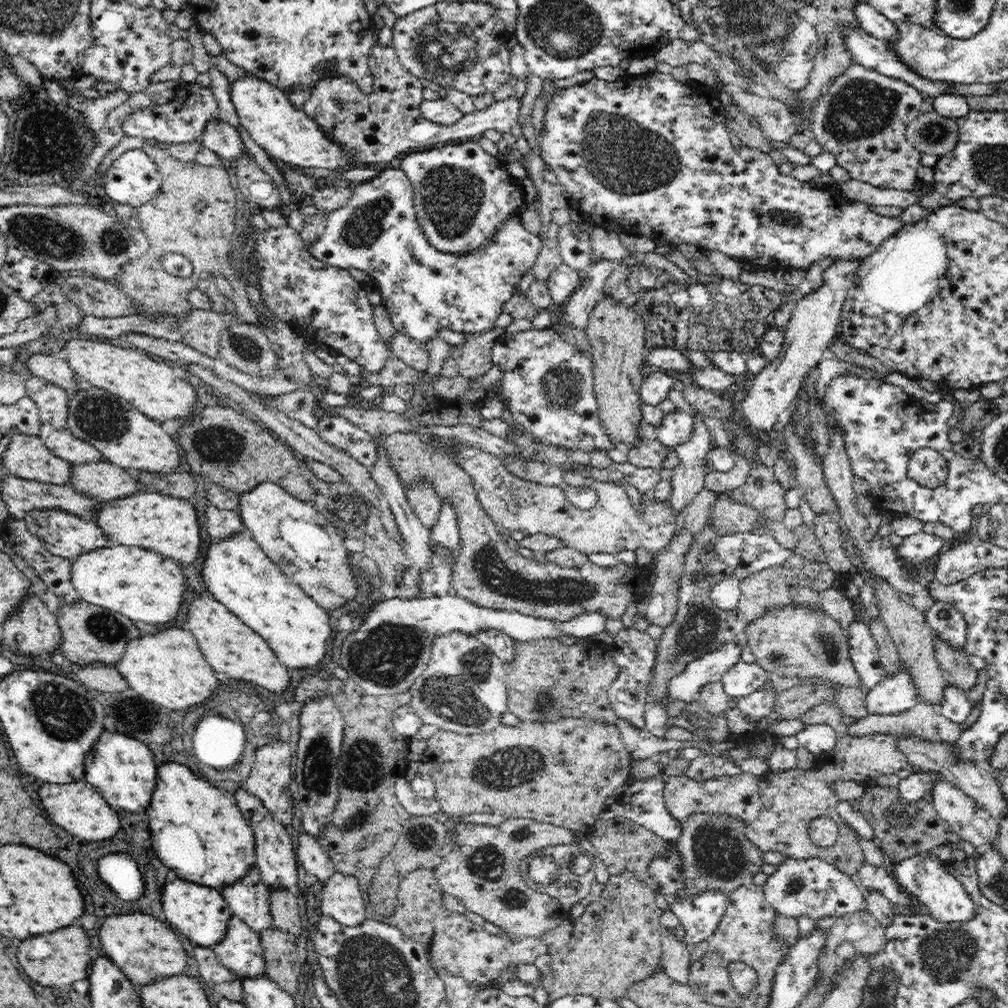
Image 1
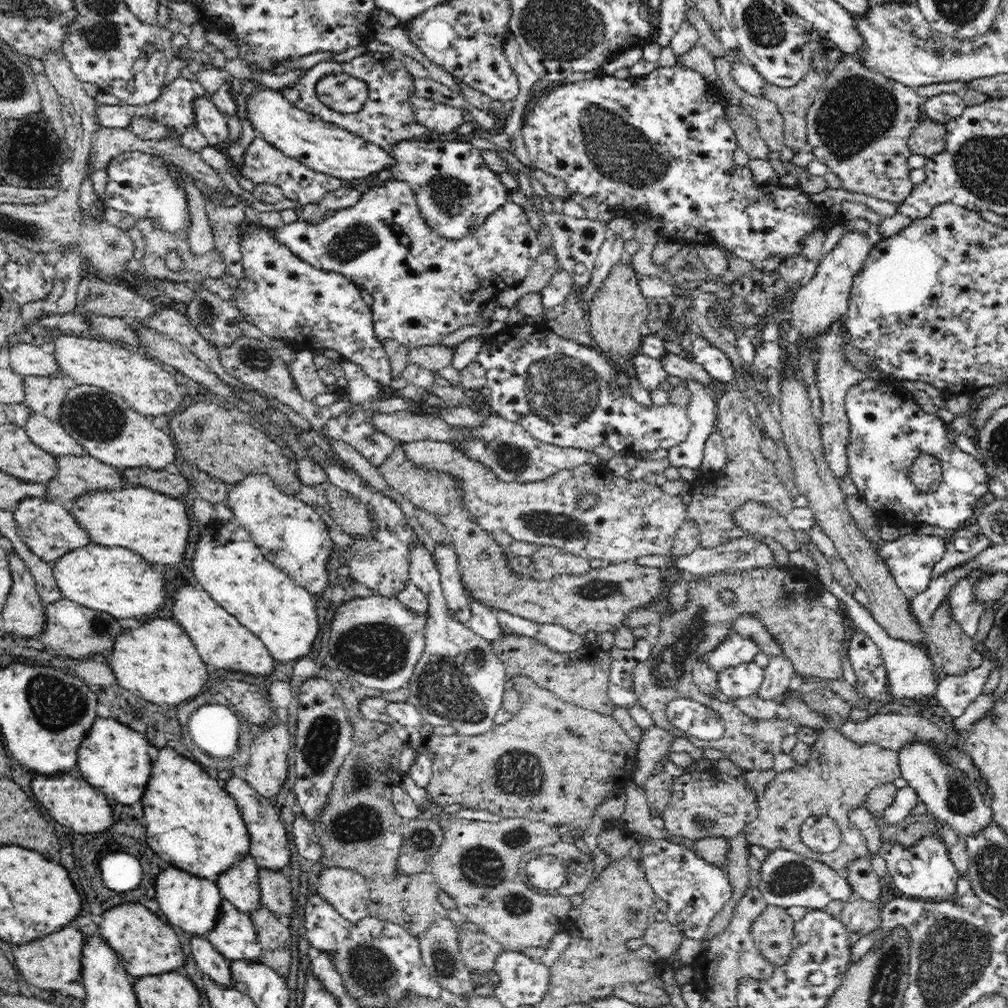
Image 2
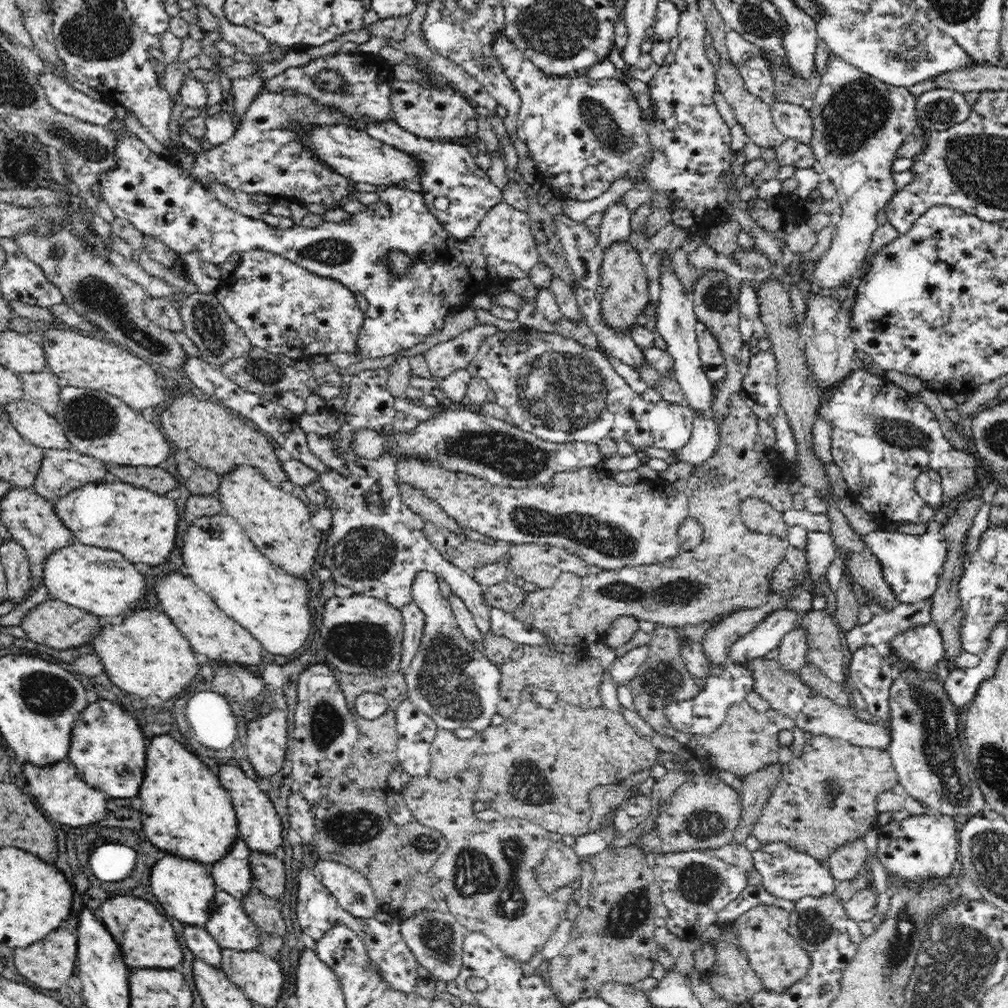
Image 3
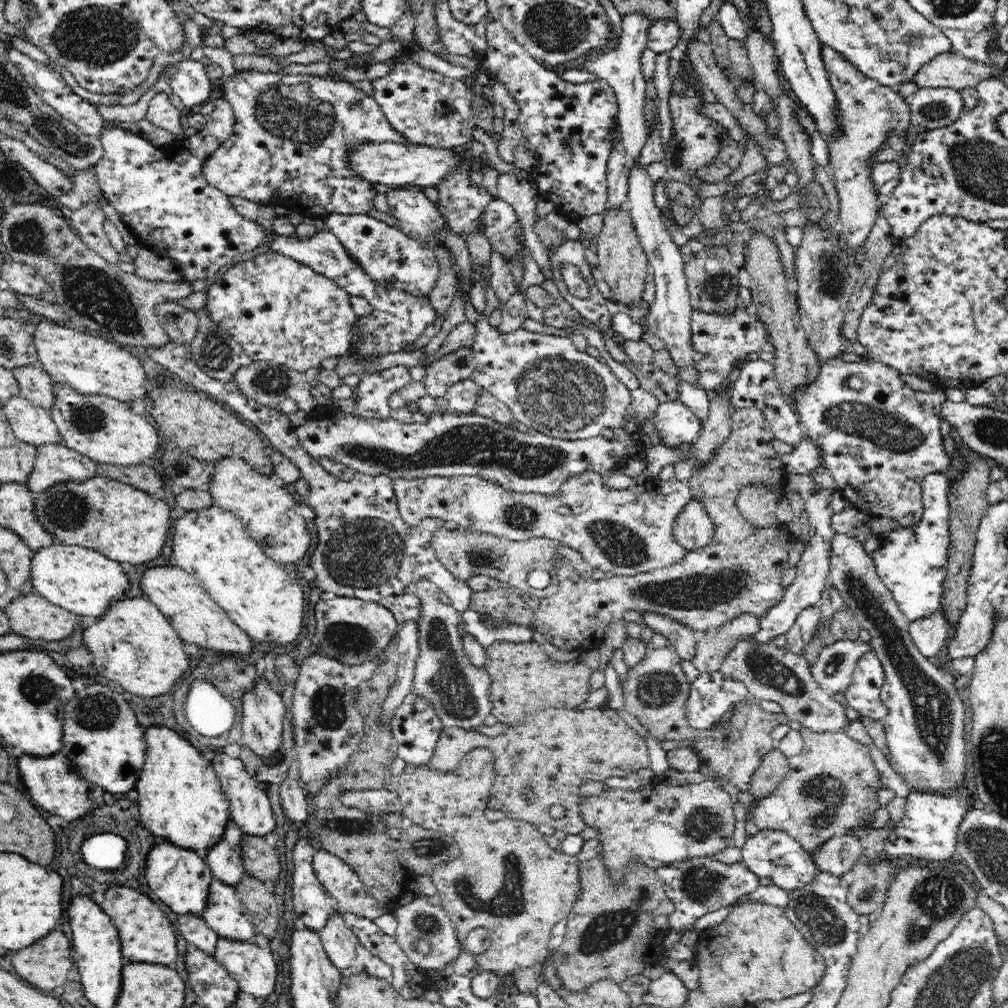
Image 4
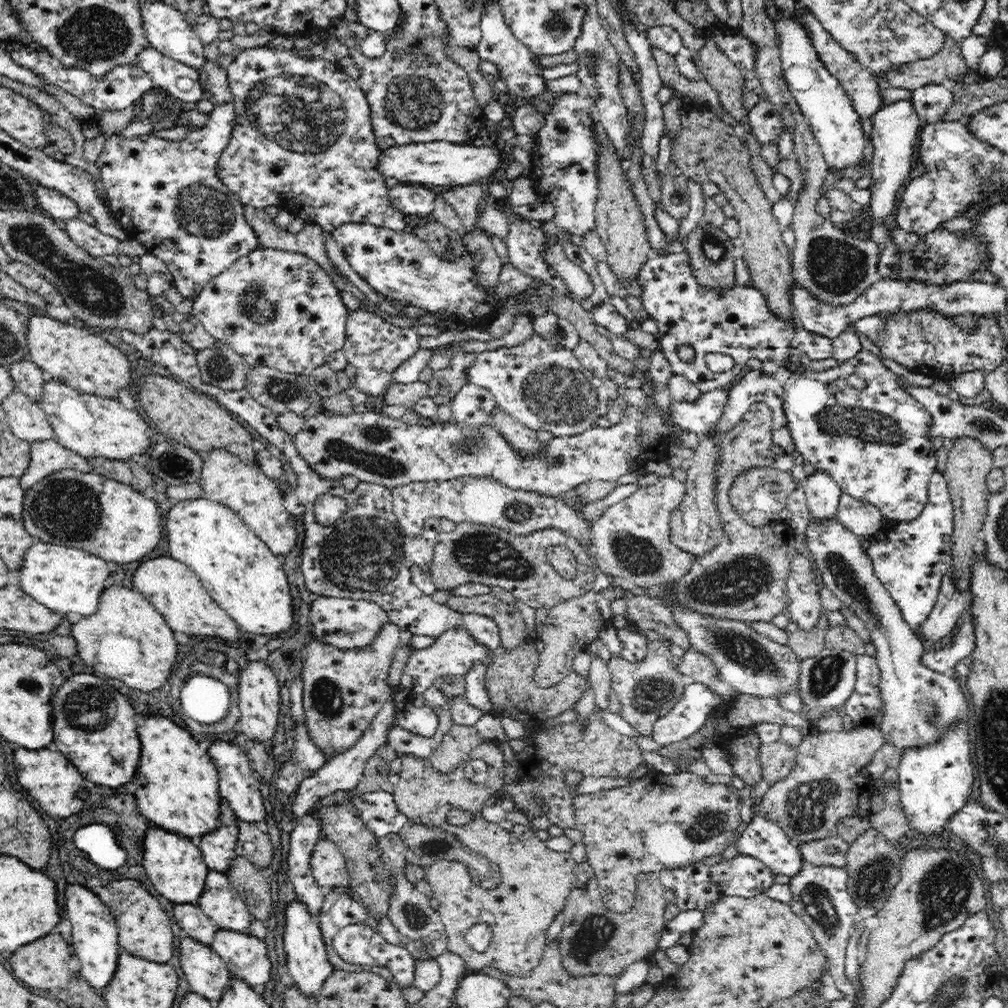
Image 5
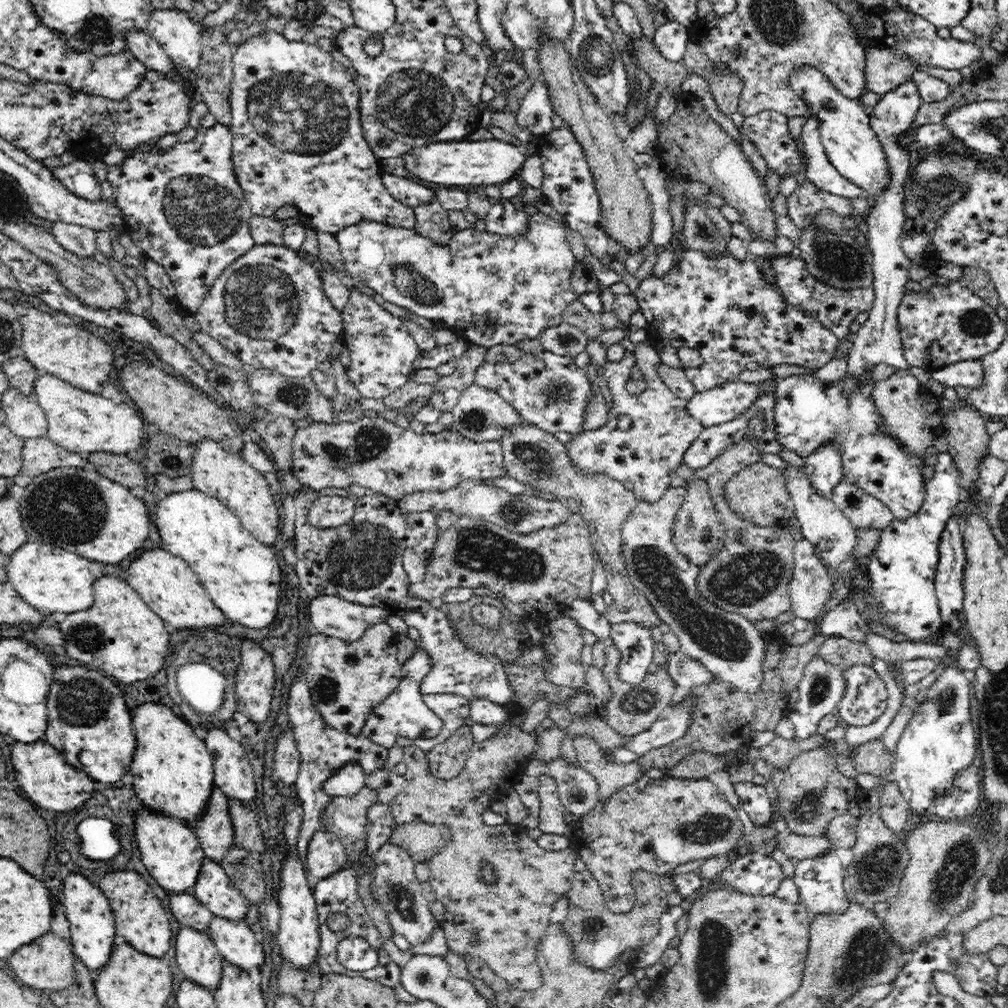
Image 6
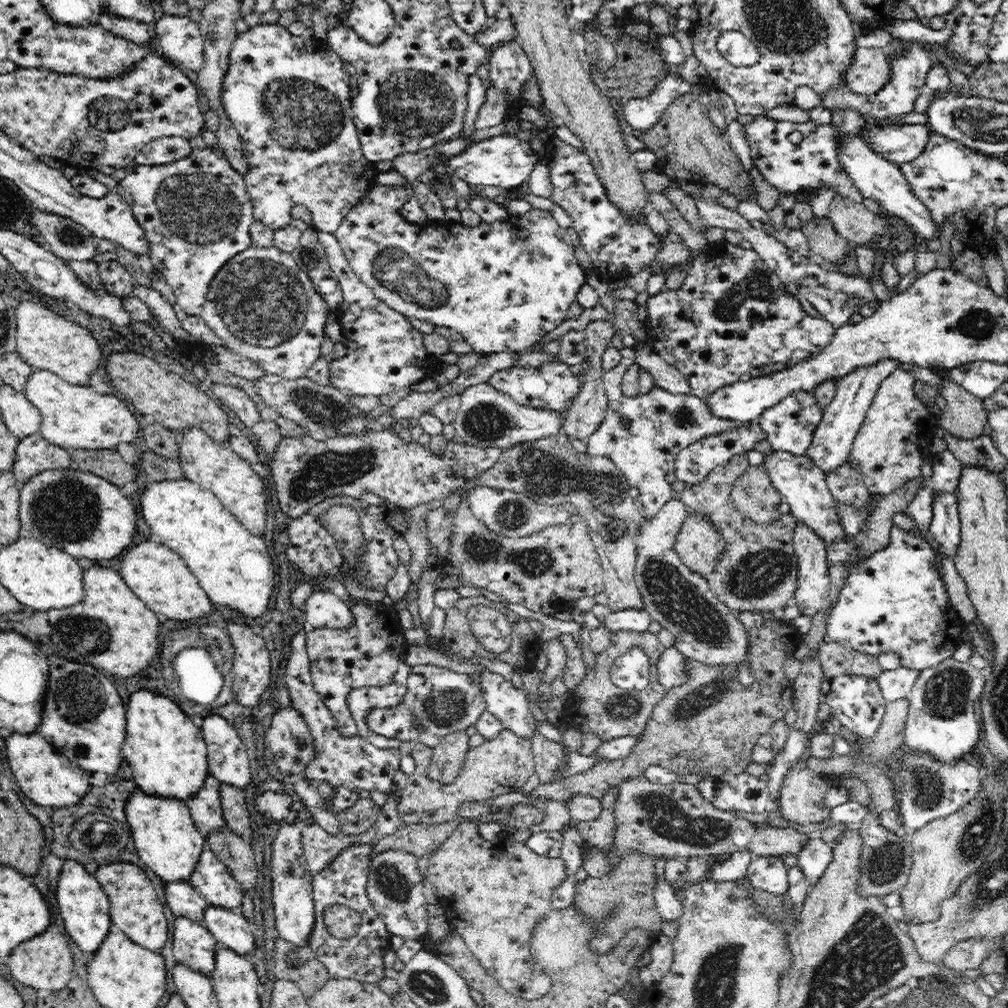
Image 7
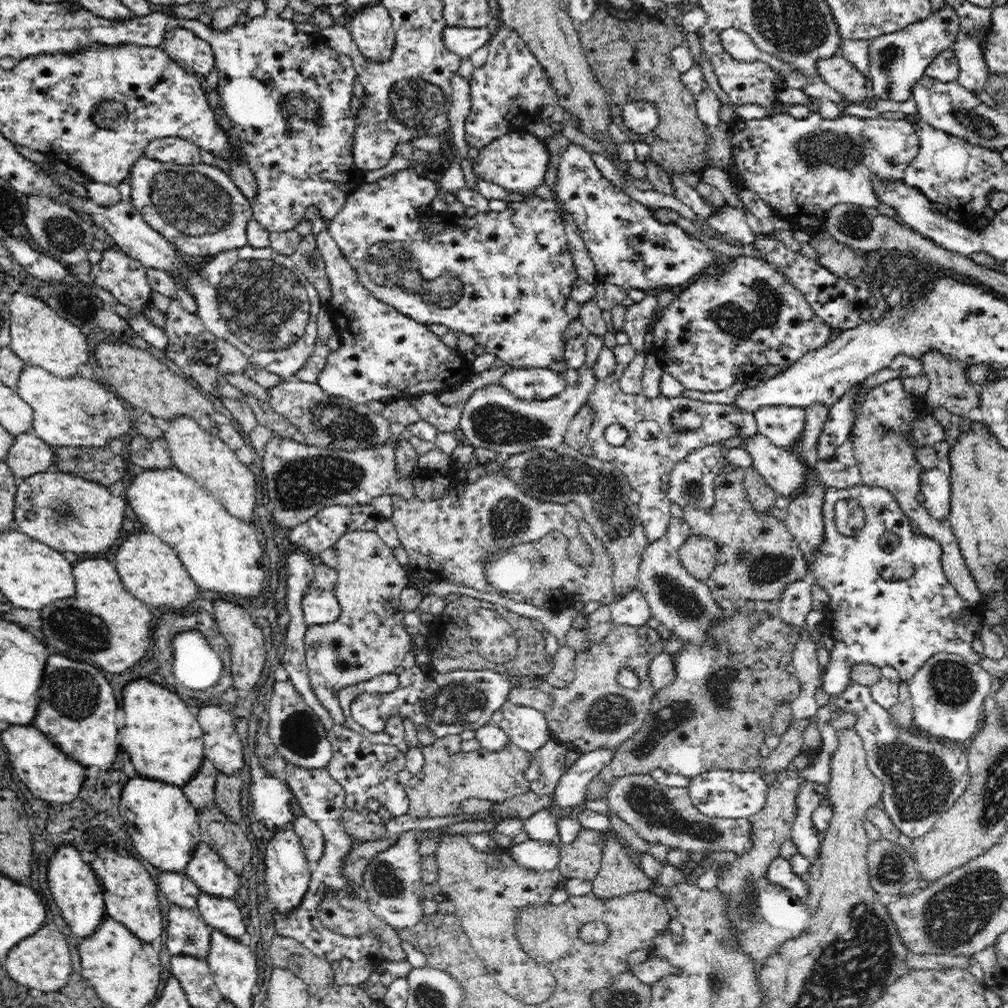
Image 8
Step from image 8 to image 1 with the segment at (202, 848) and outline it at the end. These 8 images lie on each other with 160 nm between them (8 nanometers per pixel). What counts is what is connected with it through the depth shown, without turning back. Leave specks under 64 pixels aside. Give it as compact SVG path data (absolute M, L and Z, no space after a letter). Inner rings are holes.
M238 917L231 918L225 939L212 947L216 959L240 980L265 976L265 961L260 935Z

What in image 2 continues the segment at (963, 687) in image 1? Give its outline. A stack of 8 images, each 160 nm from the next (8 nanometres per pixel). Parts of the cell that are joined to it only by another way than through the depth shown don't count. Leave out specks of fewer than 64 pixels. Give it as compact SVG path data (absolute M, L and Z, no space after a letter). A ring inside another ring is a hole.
M945 604L933 613L934 624L927 629L932 656L940 657L942 669L947 676L966 676L972 672L970 656L973 640L967 638L961 628L949 619Z

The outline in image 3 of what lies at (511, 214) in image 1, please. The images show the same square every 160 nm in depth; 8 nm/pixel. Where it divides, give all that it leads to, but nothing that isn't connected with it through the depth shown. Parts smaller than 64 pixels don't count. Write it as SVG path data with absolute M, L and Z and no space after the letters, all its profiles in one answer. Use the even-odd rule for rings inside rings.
M383 124L382 127L372 127L368 128L368 130L364 130L367 132L368 135L372 136L374 139L383 141L385 144L392 146L395 150L400 150L400 152L404 152L408 154L416 163L417 163L417 173L416 179L420 183L420 194L423 197L424 203L428 208L430 214L432 214L432 218L436 219L436 222L440 223L440 226L444 227L445 231L448 231L451 236L459 237L460 240L464 239L473 234L474 229L479 225L479 222L484 218L494 206L504 202L504 194L503 190L500 190L498 186L495 186L488 177L488 172L484 172L478 164L476 164L476 160L472 154L470 154L470 150L468 150L468 146L463 146L462 144L457 144L453 140L443 140L443 141L434 141L434 140L427 140L423 137L416 136L415 133L410 133L402 129L398 124Z

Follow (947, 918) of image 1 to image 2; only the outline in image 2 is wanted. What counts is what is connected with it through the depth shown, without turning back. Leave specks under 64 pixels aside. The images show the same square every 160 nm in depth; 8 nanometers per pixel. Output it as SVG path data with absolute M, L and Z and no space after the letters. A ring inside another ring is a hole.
M928 837L905 849L884 842L879 849L879 854L886 861L895 888L907 897L930 899L936 904L949 904L953 908L962 908L963 901L960 899L957 883L959 874L942 840Z

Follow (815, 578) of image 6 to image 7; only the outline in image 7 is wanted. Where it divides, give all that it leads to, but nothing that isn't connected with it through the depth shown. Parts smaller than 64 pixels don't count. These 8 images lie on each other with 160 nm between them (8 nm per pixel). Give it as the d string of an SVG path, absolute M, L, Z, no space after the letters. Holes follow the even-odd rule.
M800 521L796 523L796 528L793 529L793 550L798 561L798 582L793 601L802 615L813 617L826 605L830 588L827 547L822 538L810 527Z

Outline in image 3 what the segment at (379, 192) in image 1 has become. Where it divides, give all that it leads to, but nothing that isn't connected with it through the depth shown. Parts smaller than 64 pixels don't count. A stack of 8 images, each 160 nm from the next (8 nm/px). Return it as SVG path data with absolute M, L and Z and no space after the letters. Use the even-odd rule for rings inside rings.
M124 140L124 144L120 144L115 166L99 177L99 183L102 196L114 216L129 220L138 230L155 236L180 254L195 246L201 250L204 261L218 265L230 256L230 252L260 248L280 253L309 272L332 277L355 294L363 294L369 307L365 312L359 344L364 356L370 358L388 356L422 344L428 336L434 336L444 328L444 322L452 312L468 308L476 295L486 295L490 289L504 288L512 280L527 278L540 262L530 217L527 212L513 208L505 201L484 215L473 234L462 240L451 236L432 218L420 193L395 186L388 186L380 192L378 202L368 204L362 212L348 214L340 220L324 220L312 228L294 224L280 229L264 223L262 219L251 219L223 206L205 188L194 183L182 167L152 153L141 140ZM400 255L404 255L406 261L404 270L399 270L395 262L394 256Z

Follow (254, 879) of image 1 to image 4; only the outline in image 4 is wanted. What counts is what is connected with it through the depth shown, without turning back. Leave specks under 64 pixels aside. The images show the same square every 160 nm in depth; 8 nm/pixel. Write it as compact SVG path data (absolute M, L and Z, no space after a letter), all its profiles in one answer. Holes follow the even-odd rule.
M230 820L224 836L223 840L203 857L212 874L235 890L247 876L242 858L244 834L240 827Z

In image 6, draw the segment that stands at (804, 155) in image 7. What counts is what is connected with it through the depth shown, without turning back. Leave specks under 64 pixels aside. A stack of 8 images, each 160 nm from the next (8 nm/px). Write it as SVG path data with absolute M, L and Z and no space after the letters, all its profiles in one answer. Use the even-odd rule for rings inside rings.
M760 110L752 116L747 116L743 123L743 133L754 143L767 163L768 168L775 170L780 176L787 171L796 172L803 166L805 171L805 157L800 160L797 144L793 142L788 131L788 119L774 110Z

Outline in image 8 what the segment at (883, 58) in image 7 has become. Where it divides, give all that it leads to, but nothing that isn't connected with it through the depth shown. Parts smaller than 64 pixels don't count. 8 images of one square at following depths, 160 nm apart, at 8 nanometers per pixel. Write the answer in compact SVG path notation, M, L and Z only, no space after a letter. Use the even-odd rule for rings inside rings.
M836 54L831 59L820 60L816 67L818 67L819 80L822 80L836 92L842 94L845 97L846 103L869 103L871 91L866 88L866 77L864 77L863 72L860 72L855 67L855 63L852 63L846 57Z

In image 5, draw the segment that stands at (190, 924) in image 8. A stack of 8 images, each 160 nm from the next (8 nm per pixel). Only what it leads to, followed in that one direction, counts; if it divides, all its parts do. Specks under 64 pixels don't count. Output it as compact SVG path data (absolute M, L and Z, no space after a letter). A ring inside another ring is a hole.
M183 935L179 962L191 992L217 1005L233 979L220 955L211 947Z

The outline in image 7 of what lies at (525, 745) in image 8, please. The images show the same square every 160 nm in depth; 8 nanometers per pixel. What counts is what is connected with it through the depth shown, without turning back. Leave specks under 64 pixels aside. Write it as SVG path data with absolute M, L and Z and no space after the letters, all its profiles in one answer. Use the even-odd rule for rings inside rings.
M488 670L469 676L473 682L481 685L487 710L501 721L503 728L520 738L531 740L540 722L530 710L526 692L522 688L515 688L500 674Z

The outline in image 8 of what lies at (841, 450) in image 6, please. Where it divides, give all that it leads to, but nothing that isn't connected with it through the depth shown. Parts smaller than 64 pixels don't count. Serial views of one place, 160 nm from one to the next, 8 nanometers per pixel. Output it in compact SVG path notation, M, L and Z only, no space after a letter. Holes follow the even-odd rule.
M785 405L764 407L753 416L759 428L758 434L768 437L776 446L790 449L800 444L806 428L804 409Z

